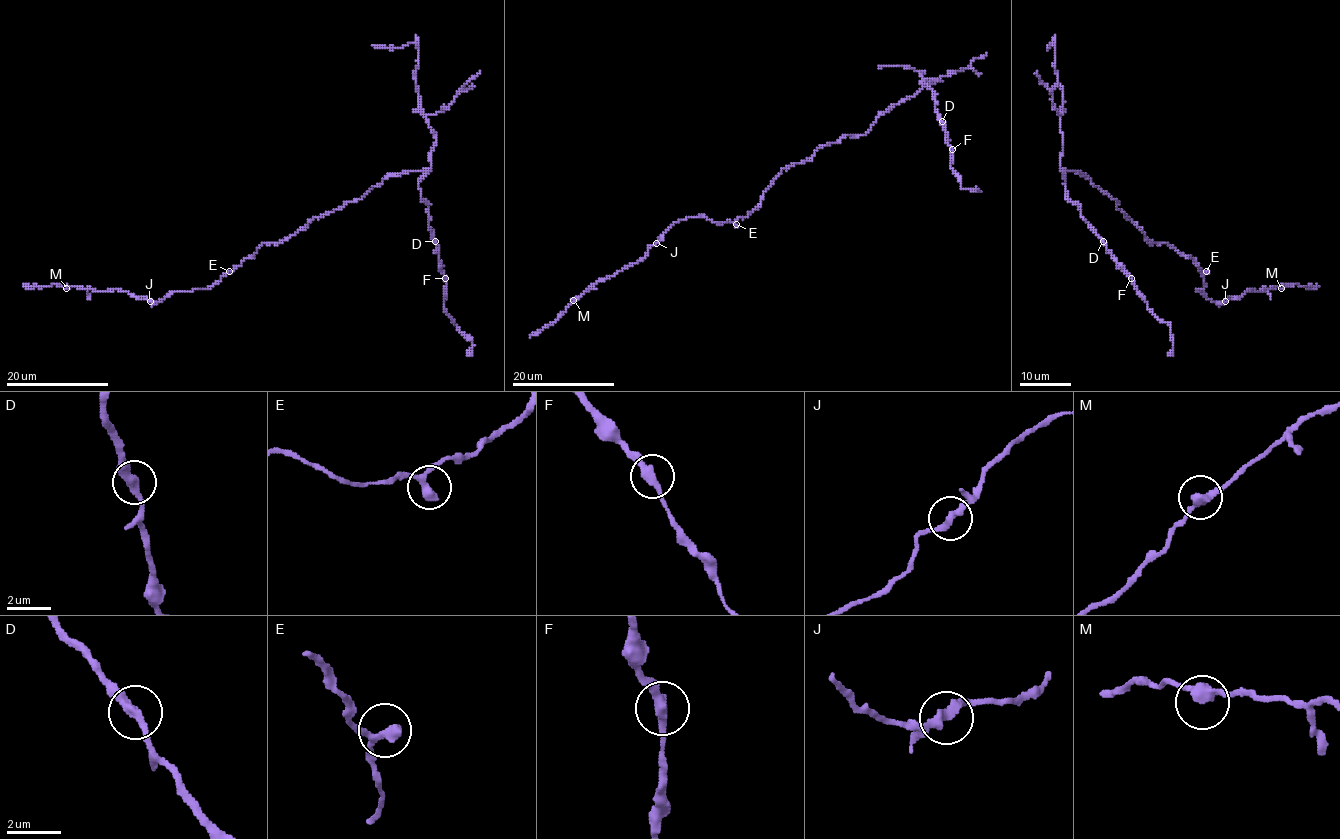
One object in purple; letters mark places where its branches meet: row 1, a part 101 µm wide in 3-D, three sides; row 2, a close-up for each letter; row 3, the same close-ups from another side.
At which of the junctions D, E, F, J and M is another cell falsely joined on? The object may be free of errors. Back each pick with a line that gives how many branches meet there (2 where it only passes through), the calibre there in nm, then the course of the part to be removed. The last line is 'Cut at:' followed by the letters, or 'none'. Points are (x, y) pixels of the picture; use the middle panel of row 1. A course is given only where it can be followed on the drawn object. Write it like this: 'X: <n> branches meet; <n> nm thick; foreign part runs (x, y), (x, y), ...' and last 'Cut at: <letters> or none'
Cut at: none

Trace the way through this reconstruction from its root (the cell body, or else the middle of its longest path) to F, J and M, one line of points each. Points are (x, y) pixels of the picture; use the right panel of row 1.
F: (1131, 220), (1117, 207), (1115, 200), (1085, 175), (1063, 170), (1066, 196), (1079, 206), (1080, 215), (1131, 278)
J: (1131, 220), (1150, 243), (1167, 243), (1190, 256), (1203, 274), (1204, 287), (1198, 291), (1215, 302), (1225, 301)
M: (1131, 220), (1150, 243), (1190, 256), (1203, 274), (1198, 291), (1215, 302), (1281, 288)

